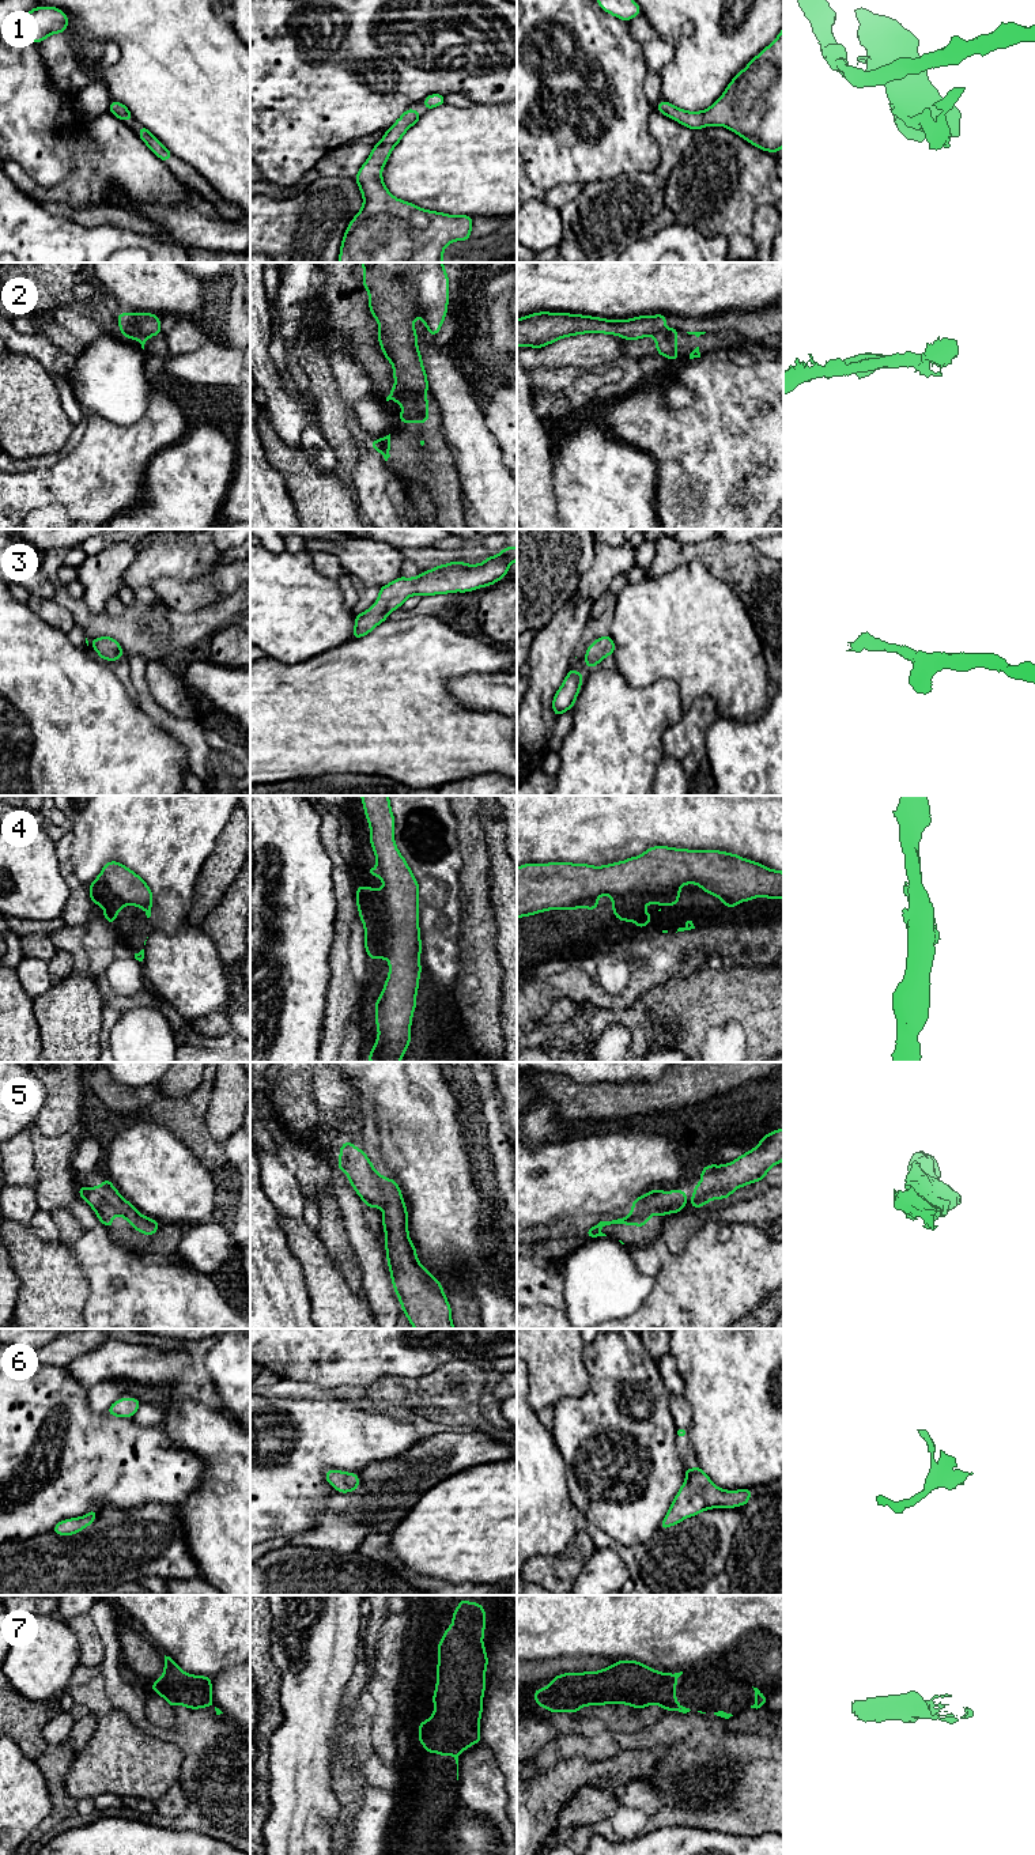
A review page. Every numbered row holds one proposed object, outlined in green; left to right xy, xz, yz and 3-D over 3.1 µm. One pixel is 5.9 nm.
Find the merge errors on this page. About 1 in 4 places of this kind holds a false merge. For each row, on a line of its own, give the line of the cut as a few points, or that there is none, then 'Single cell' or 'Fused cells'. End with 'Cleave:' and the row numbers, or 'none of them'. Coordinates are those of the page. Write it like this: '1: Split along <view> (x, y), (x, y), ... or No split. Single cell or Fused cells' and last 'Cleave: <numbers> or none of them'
1: No split. Single cell
2: Split along xz (422, 395), (412, 399), (404, 407). Fused cells
3: No split. Single cell
4: Split along xz (380, 890), (386, 913), (389, 958). Fused cells
5: Split along yz (633, 1204), (635, 1212), (658, 1211), (664, 1215). Fused cells
6: No split. Single cell
7: No split. Single cell
Cleave: 2, 4, 5

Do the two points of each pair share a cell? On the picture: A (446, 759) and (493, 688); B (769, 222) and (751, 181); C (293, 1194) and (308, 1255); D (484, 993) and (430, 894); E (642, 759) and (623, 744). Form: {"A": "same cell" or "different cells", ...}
{"A": "different cells", "B": "different cells", "C": "different cells", "D": "different cells", "E": "same cell"}

